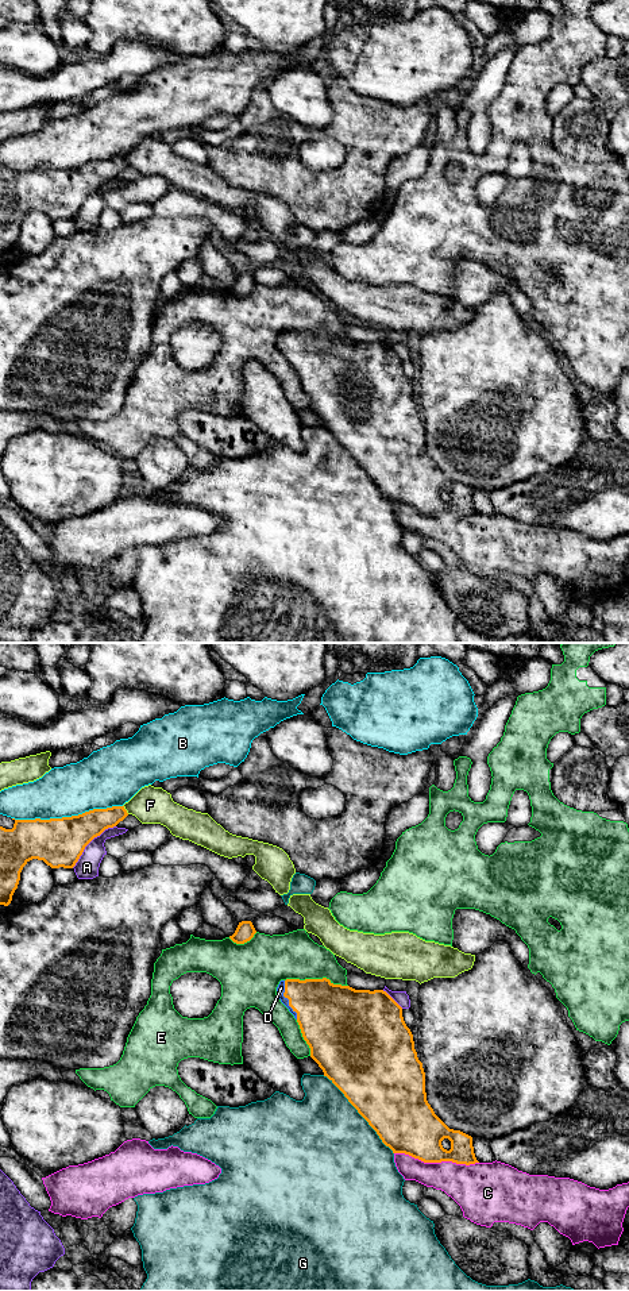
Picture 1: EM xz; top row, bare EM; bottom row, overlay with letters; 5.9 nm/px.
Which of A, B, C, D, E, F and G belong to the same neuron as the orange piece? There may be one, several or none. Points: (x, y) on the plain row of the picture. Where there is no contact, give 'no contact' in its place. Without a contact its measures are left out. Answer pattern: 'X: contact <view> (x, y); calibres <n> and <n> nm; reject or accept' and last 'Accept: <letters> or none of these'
A: contact xz (89, 193); calibres 280 and 140 nm; reject
B: contact xz (66, 169); calibres 280 and 300 nm; reject
C: contact xz (436, 513); calibres 320 and 260 nm; reject
D: contact xz (288, 350); calibres 360 and 50 nm; accept
E: contact xz (316, 331); calibres 400 and 280 nm; reject
F: contact xz (124, 161); calibres 160 and 220 nm; reject
G: contact xz (359, 465); calibres 480 and 500 nm; reject
Accept: D

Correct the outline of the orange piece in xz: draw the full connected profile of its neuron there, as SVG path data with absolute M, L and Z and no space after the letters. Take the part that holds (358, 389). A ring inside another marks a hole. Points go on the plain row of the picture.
M286 331L277 339L281 354L297 371L302 389L310 400L310 409L377 483L393 505L405 505L424 515L452 513L479 515L474 505L472 489L449 481L427 452L425 424L414 401L413 386L402 369L402 359L383 342L355 342L333 336L329 331Z

